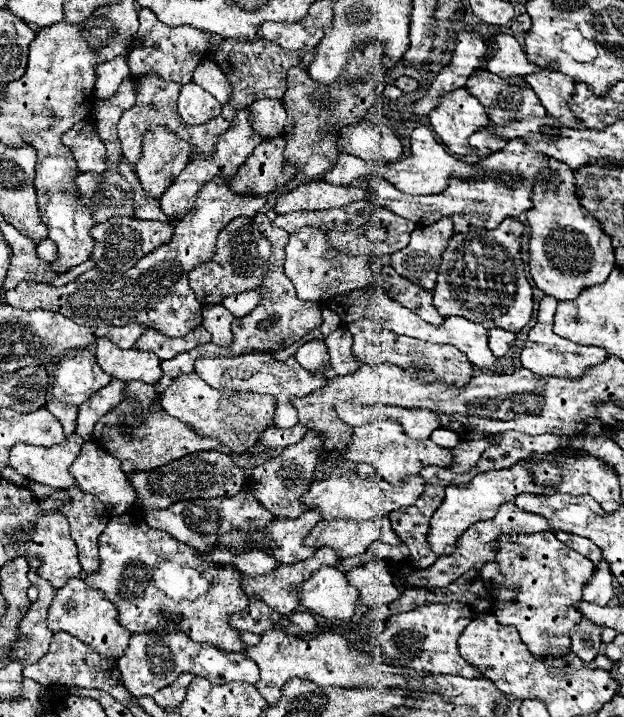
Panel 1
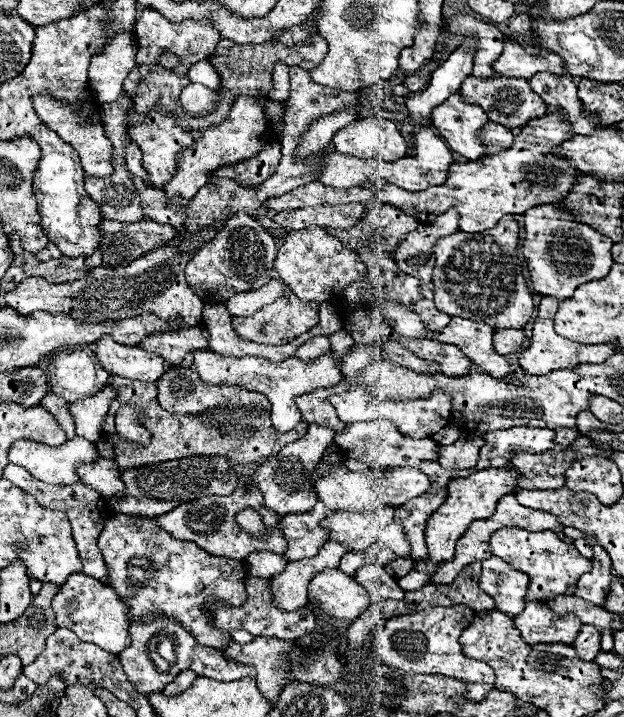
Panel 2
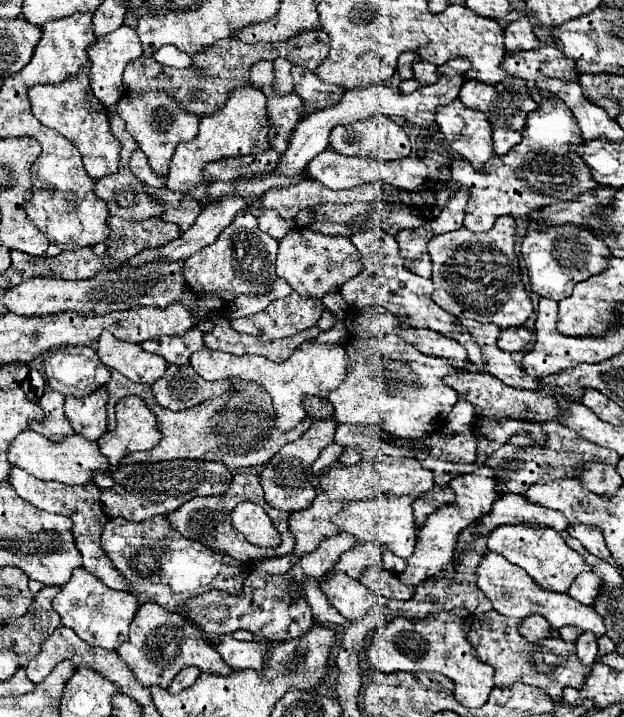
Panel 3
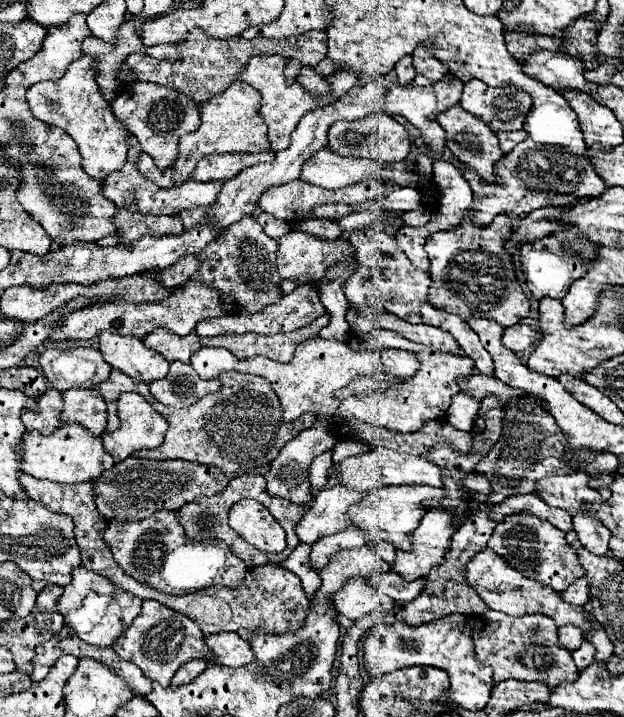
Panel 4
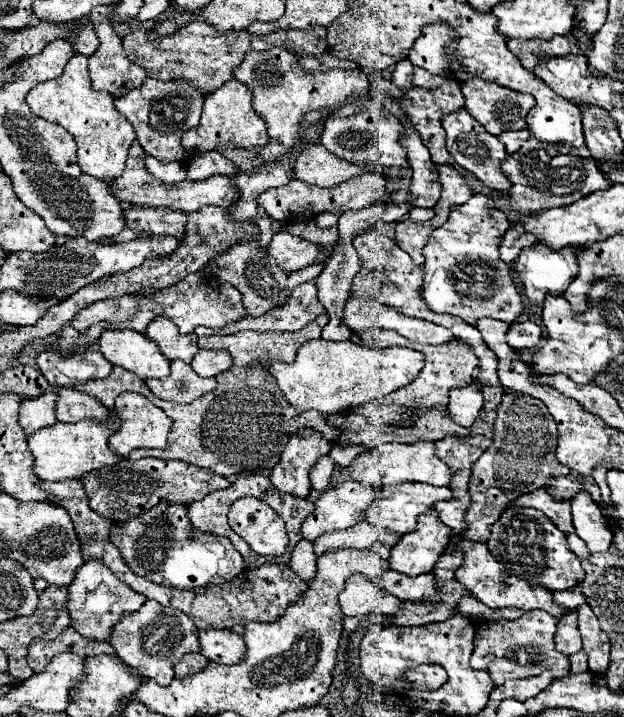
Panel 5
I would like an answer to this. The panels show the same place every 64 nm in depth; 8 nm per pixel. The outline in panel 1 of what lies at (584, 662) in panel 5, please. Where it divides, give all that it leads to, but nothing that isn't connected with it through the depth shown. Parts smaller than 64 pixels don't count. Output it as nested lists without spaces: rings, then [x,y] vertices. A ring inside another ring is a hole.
[[[582,620],[576,626],[576,630],[572,630],[572,652],[576,652],[576,656],[582,658],[584,662],[592,662],[592,658],[596,658],[596,654],[600,654],[602,650],[600,636],[602,636],[600,626]]]

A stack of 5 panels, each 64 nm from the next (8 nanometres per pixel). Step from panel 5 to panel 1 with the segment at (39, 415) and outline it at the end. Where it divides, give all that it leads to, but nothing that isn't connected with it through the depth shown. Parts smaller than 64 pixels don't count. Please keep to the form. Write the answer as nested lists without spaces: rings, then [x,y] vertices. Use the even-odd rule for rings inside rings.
[[[50,400],[50,402],[46,402],[46,410],[60,420],[66,436],[74,434],[74,426],[76,426],[76,418],[78,418],[78,406],[66,404],[60,400]]]

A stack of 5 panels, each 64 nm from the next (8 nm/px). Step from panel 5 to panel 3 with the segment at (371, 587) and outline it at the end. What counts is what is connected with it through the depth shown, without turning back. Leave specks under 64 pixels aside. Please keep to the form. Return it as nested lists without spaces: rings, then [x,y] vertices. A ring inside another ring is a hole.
[[[342,572],[334,574],[332,580],[320,580],[322,592],[328,596],[328,602],[348,620],[364,618],[376,604],[386,604],[388,598],[370,592],[356,578],[350,578]]]

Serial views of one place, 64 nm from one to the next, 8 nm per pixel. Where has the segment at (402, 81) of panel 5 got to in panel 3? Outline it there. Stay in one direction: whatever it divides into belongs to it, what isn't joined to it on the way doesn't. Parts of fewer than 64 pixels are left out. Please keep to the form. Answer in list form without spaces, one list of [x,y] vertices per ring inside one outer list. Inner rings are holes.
[[[400,56],[398,58],[398,74],[402,80],[412,80],[414,72],[412,72],[412,64],[416,62],[416,56]]]

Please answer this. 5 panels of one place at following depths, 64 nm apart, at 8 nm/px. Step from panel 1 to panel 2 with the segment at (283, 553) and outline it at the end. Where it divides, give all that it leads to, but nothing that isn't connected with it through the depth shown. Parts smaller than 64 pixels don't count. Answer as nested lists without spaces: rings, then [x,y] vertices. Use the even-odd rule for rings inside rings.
[[[316,502],[316,506],[310,512],[304,514],[288,514],[280,522],[280,530],[288,538],[288,554],[284,554],[290,562],[312,558],[324,546],[328,540],[328,530],[320,526],[324,518],[332,514],[330,508],[324,506],[324,502]]]

